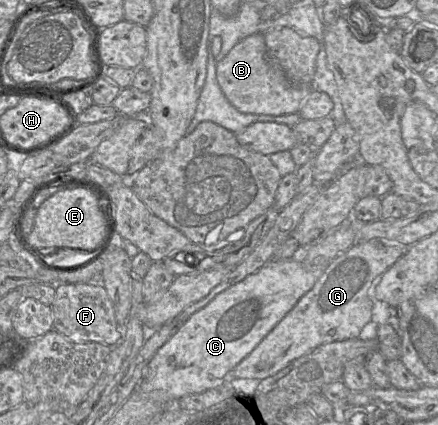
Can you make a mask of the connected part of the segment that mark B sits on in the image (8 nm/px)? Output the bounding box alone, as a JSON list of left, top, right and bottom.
[216,33,311,116]

